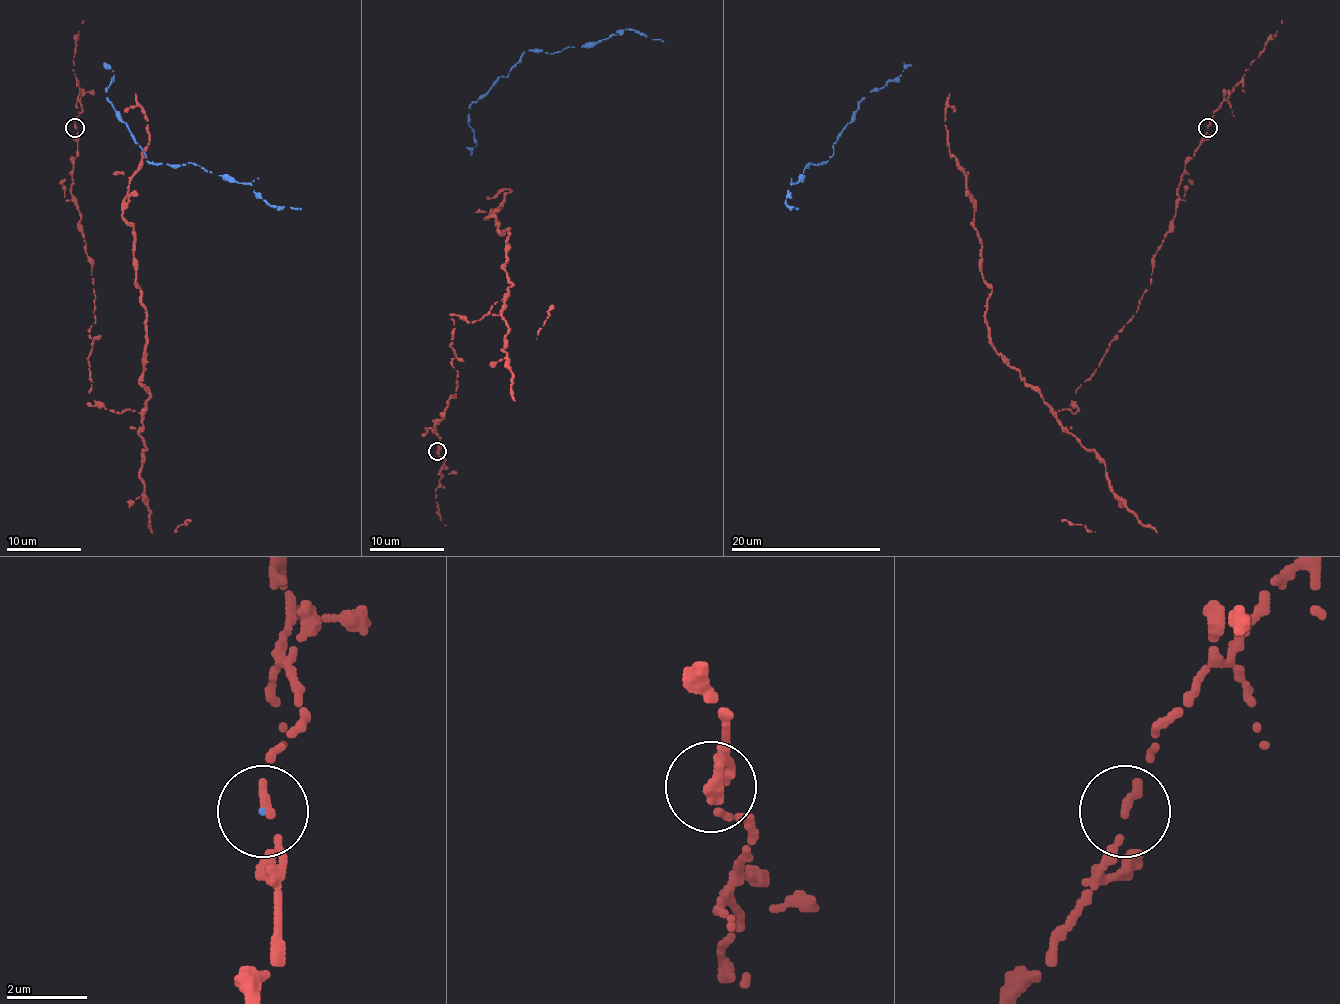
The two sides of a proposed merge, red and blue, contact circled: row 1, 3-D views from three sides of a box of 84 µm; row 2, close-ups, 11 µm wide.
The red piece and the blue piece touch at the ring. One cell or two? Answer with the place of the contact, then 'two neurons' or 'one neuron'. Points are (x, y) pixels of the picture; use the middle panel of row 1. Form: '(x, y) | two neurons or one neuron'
(437, 451) | one neuron

